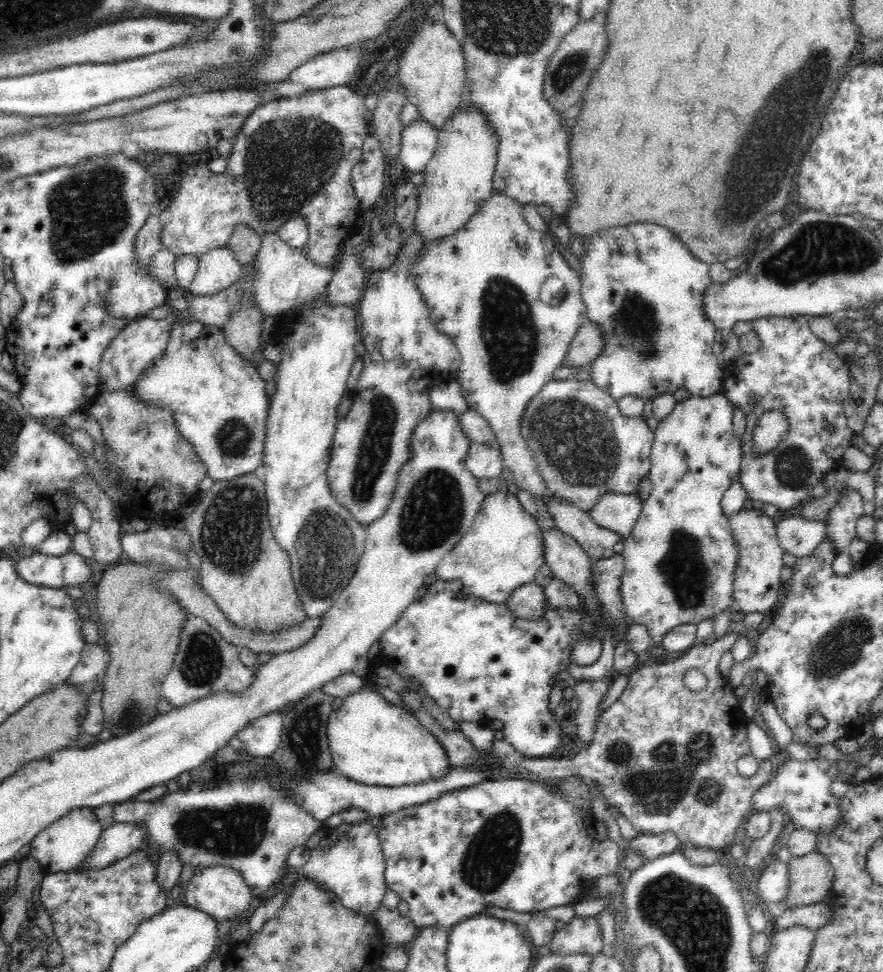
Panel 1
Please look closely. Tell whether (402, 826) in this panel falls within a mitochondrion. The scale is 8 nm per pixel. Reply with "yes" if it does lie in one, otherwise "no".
no

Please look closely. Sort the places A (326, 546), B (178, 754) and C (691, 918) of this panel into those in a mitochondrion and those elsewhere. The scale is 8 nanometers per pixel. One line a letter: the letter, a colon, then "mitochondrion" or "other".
A: mitochondrion
B: other
C: mitochondrion

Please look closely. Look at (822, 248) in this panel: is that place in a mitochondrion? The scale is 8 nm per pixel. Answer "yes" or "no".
yes

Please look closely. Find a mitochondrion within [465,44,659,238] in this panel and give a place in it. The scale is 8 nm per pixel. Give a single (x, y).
(570, 69)

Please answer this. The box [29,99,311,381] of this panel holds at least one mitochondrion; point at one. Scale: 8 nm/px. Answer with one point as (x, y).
(92, 212)

